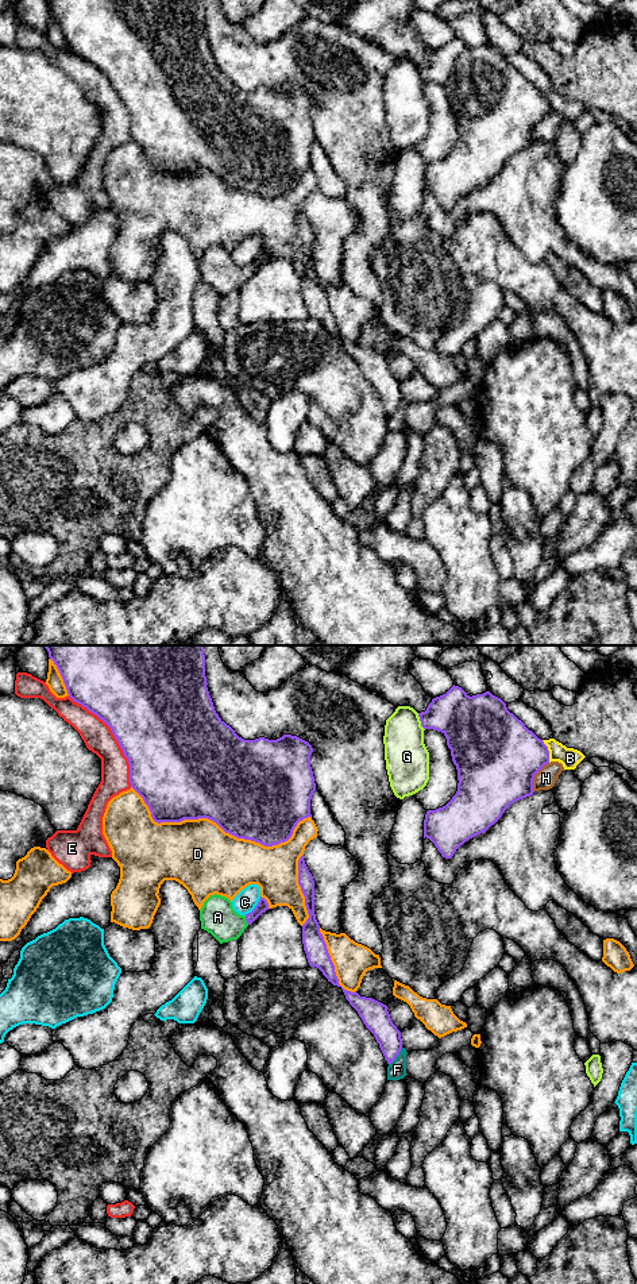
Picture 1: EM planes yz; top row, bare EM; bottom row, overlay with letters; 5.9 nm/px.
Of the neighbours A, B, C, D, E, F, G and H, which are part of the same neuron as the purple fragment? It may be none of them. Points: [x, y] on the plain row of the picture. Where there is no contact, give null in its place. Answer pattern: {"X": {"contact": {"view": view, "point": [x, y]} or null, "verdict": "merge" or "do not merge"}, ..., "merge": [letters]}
{"A": {"contact": {"view": "yz", "point": [246, 272]}, "verdict": "merge"}, "B": {"contact": {"view": "yz", "point": [548, 103]}, "verdict": "do not merge"}, "C": {"contact": {"view": "yz", "point": [255, 259]}, "verdict": "do not merge"}, "D": {"contact": {"view": "yz", "point": [219, 177]}, "verdict": "do not merge"}, "E": {"contact": {"view": "yz", "point": [114, 87]}, "verdict": "do not merge"}, "F": {"contact": {"view": "yz", "point": [397, 407]}, "verdict": "do not merge"}, "G": {"contact": {"view": "yz", "point": [421, 73]}, "verdict": "do not merge"}, "H": {"contact": {"view": "yz", "point": [533, 128]}, "verdict": "do not merge"}, "merge": ["A"]}

